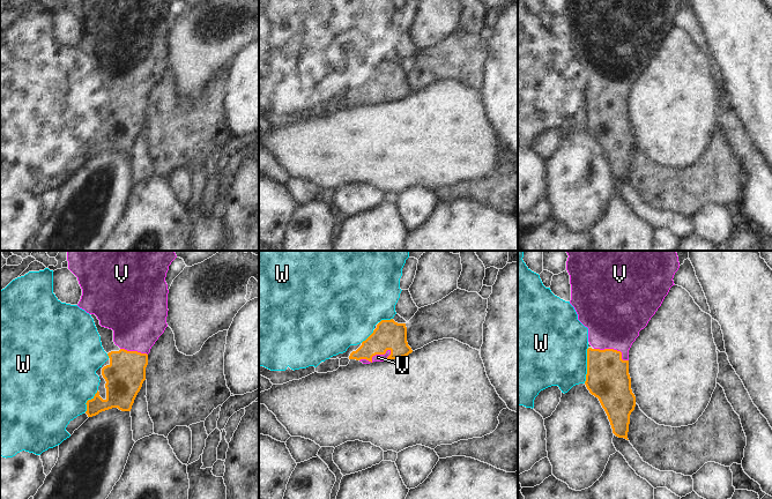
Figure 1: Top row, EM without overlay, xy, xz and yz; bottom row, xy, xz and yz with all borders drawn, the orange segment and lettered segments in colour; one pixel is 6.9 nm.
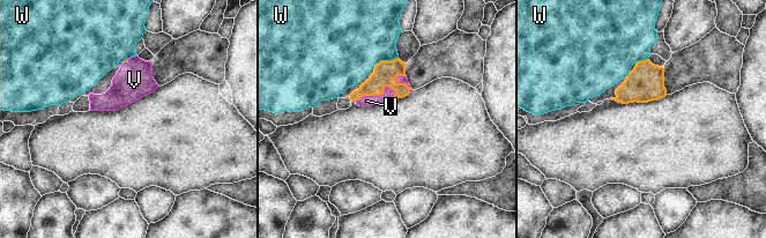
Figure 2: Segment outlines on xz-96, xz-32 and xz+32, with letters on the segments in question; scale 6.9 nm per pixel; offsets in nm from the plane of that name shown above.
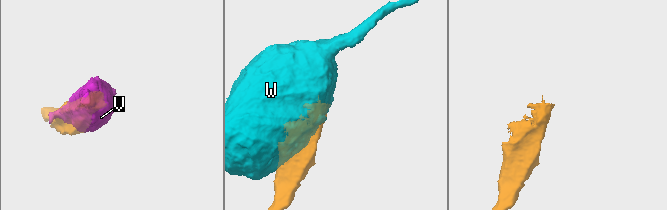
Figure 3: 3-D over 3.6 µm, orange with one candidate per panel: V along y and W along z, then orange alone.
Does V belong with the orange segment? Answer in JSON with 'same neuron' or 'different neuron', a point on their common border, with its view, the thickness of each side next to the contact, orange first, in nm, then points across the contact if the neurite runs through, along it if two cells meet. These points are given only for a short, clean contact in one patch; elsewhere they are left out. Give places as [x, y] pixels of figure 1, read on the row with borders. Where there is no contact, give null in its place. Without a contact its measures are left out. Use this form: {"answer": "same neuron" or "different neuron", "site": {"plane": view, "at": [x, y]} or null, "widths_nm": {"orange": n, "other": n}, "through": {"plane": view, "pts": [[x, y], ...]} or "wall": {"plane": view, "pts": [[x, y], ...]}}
{"answer": "same neuron", "site": {"plane": "xz", "at": [375, 355]}, "widths_nm": {"orange": 200, "other": 50}}

